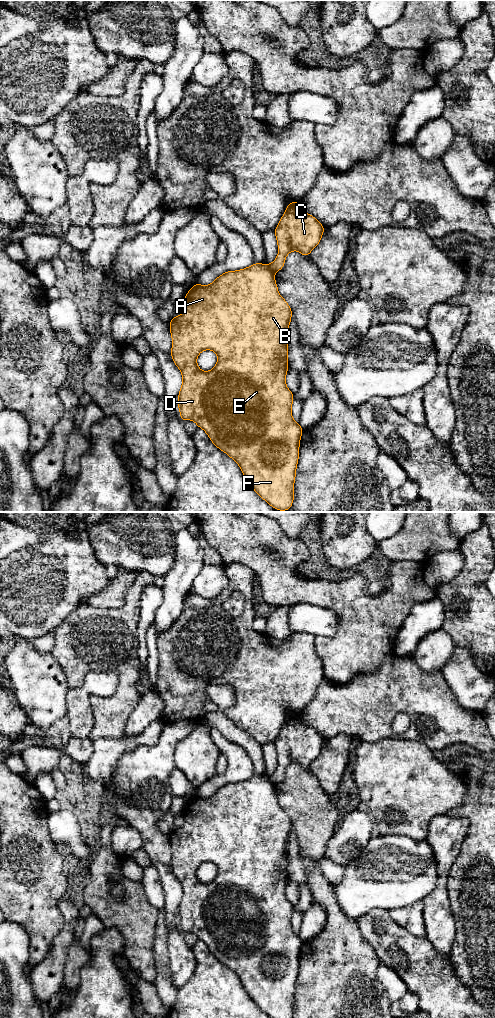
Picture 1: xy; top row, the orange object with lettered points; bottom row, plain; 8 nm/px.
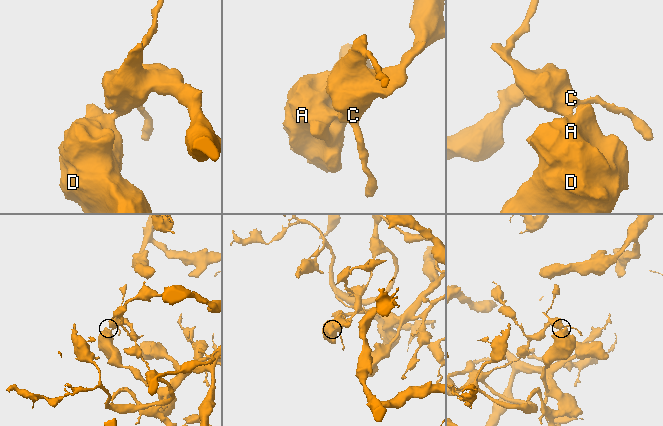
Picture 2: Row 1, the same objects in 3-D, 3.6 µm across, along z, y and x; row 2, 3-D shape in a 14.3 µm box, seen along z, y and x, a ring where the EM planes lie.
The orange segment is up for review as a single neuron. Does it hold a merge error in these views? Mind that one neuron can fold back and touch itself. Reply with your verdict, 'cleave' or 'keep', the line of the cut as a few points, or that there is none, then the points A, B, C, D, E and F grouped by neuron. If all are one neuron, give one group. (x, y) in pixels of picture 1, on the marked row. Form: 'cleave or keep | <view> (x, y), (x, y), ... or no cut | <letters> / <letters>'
cleave | xy (268, 265), (274, 272) | A B D E F / C

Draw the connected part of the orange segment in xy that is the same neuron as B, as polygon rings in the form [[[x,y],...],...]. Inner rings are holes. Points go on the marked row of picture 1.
[[[266,263],[227,271],[210,285],[193,285],[183,305],[184,313],[169,322],[171,357],[183,380],[178,394],[180,418],[192,420],[203,429],[211,442],[239,465],[247,482],[271,507],[279,511],[290,510],[304,429],[292,417],[294,394],[286,386],[287,334],[292,310],[278,292],[274,272]],[[204,350],[217,354],[217,363],[210,371],[202,371],[197,365],[197,357]]]

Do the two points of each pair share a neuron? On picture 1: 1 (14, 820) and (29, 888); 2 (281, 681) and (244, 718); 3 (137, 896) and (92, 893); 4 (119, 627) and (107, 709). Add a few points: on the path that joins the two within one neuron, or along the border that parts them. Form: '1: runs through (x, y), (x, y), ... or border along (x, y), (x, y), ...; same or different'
1: runs through (24, 837), (25, 848), (29, 857), (29, 871); same
2: runs through (272, 690), (253, 709); same
3: runs through (126, 904), (105, 904), (103, 902); same
4: runs through (119, 647), (119, 654), (125, 661), (125, 689); same

